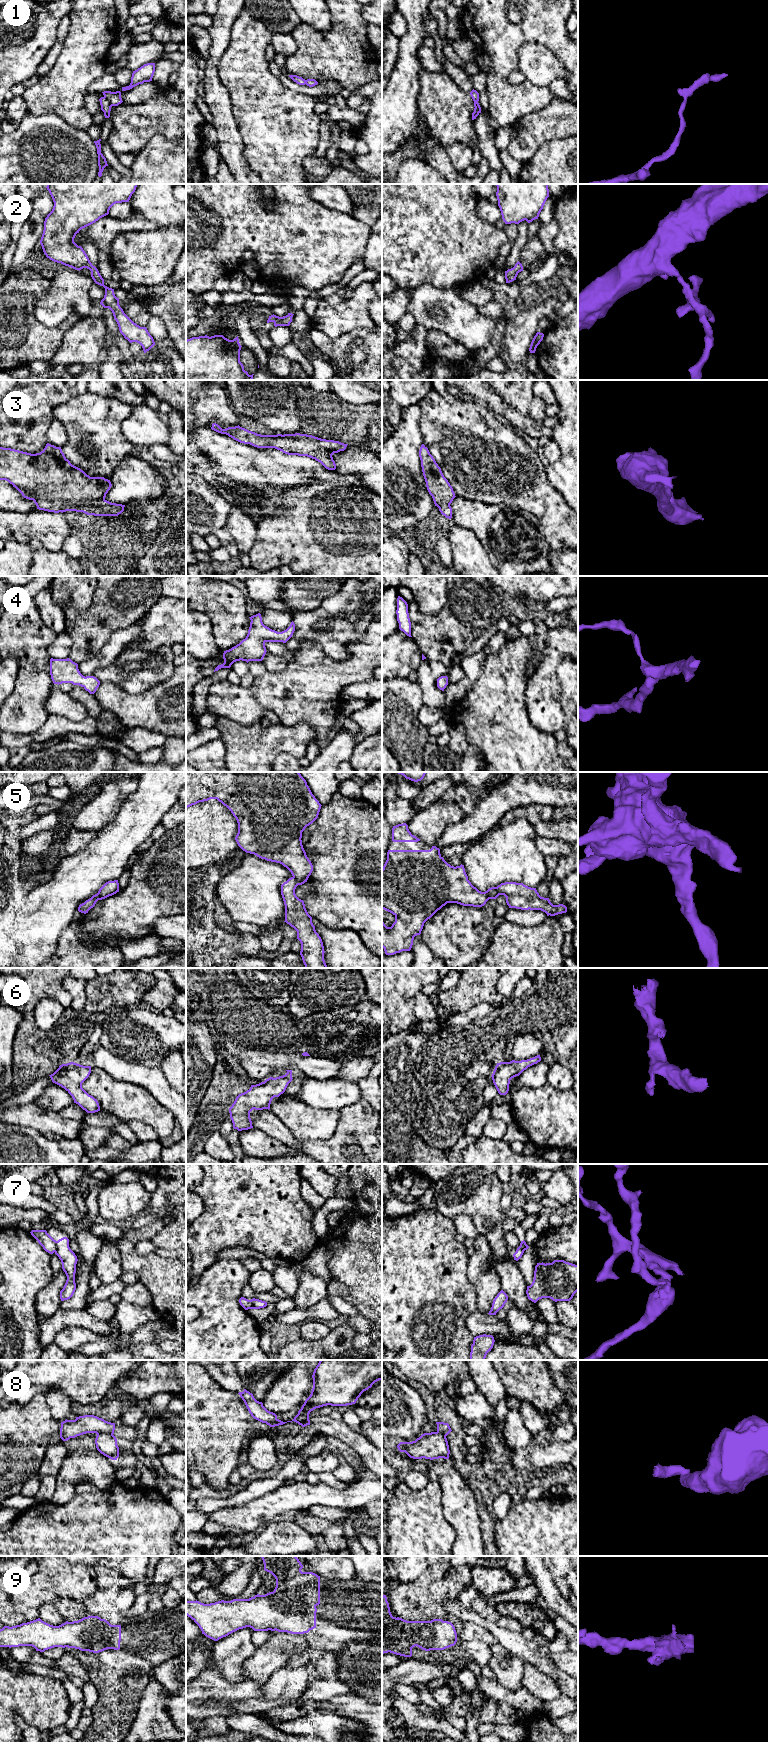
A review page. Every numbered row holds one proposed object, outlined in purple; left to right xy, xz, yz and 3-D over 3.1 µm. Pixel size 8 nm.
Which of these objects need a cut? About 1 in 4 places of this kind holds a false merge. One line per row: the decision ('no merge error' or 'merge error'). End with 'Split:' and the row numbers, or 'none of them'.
1: no merge error
2: no merge error
3: no merge error
4: no merge error
5: no merge error
6: no merge error
7: no merge error
8: merge error
9: no merge error
Split: 8

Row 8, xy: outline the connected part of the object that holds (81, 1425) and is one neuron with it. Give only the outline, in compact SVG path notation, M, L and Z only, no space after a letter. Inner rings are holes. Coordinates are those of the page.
M84 1415L76 1417L75 1420L65 1420L61 1422L60 1438L67 1441L70 1438L86 1433L106 1433L114 1434L115 1423L105 1421L94 1415Z

